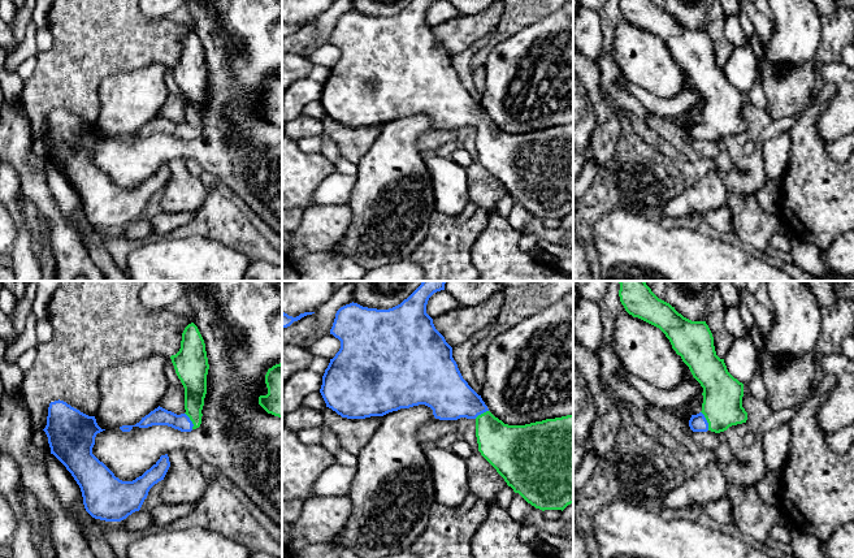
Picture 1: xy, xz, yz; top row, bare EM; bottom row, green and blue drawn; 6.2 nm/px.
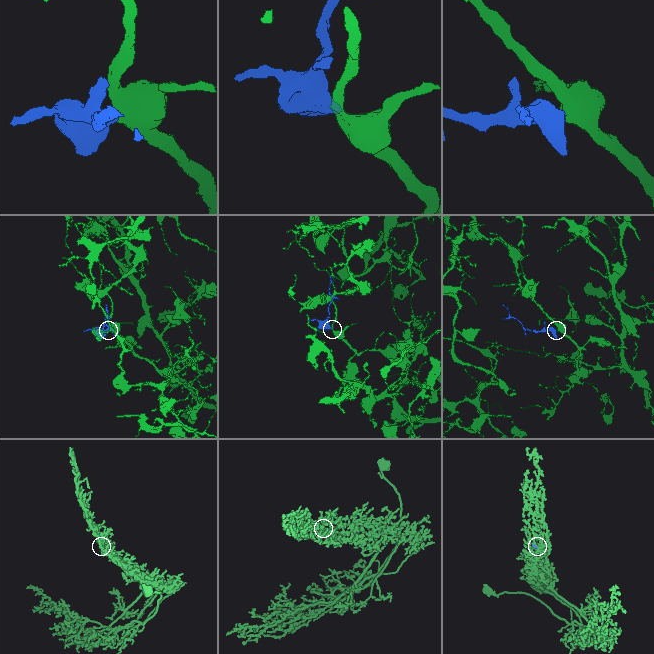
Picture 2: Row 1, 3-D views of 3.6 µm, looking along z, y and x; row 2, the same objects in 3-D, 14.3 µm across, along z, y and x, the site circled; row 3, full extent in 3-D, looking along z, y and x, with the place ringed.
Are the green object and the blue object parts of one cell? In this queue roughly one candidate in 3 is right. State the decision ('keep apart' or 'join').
join

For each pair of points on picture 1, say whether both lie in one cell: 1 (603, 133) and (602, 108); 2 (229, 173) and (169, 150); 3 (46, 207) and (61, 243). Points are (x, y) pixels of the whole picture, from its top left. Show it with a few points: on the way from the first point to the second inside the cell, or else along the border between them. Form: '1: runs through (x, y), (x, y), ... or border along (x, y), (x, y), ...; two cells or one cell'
1: runs through (603, 126), (603, 115); one cell
2: runs through (215, 159), (206, 150), (183, 150); one cell
3: runs through (53, 216), (61, 234); one cell

